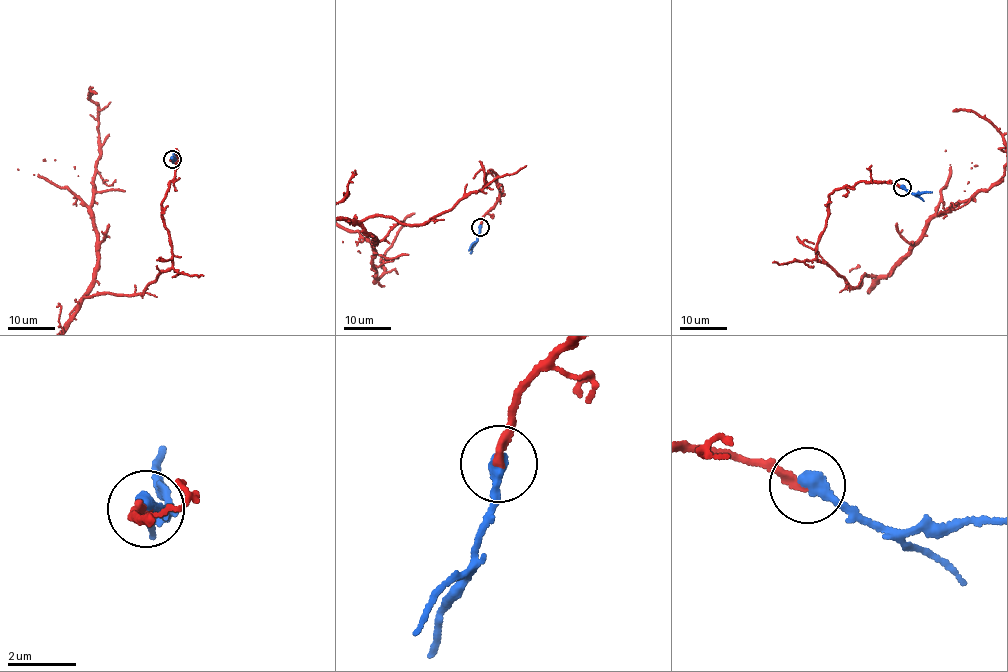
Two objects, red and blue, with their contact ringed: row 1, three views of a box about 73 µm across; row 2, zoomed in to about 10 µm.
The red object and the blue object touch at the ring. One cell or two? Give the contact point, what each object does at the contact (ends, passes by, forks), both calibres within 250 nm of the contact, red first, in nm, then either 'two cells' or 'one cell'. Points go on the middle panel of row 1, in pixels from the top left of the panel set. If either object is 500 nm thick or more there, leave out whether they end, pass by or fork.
at (480, 227); red ends there; blue ends there; 260 nm thick on the red side, 420 nm on the other; one cell

